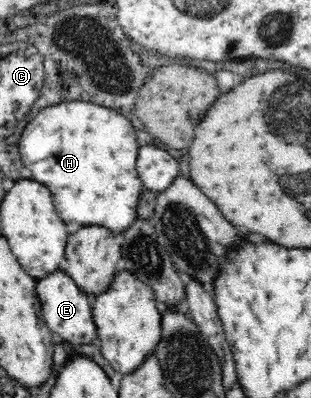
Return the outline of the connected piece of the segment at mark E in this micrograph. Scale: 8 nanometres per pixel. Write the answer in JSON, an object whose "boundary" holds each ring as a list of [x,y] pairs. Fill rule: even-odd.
{"boundary":[[[61,270],[55,271],[55,273],[51,273],[49,277],[45,277],[45,279],[41,279],[41,281],[36,281],[36,288],[42,305],[41,314],[43,315],[47,327],[55,335],[55,343],[59,343],[59,339],[61,339],[63,343],[69,343],[71,346],[97,345],[100,343],[97,326],[95,325],[91,308],[92,298],[85,293],[82,293],[81,288],[68,276],[67,273]]]}

